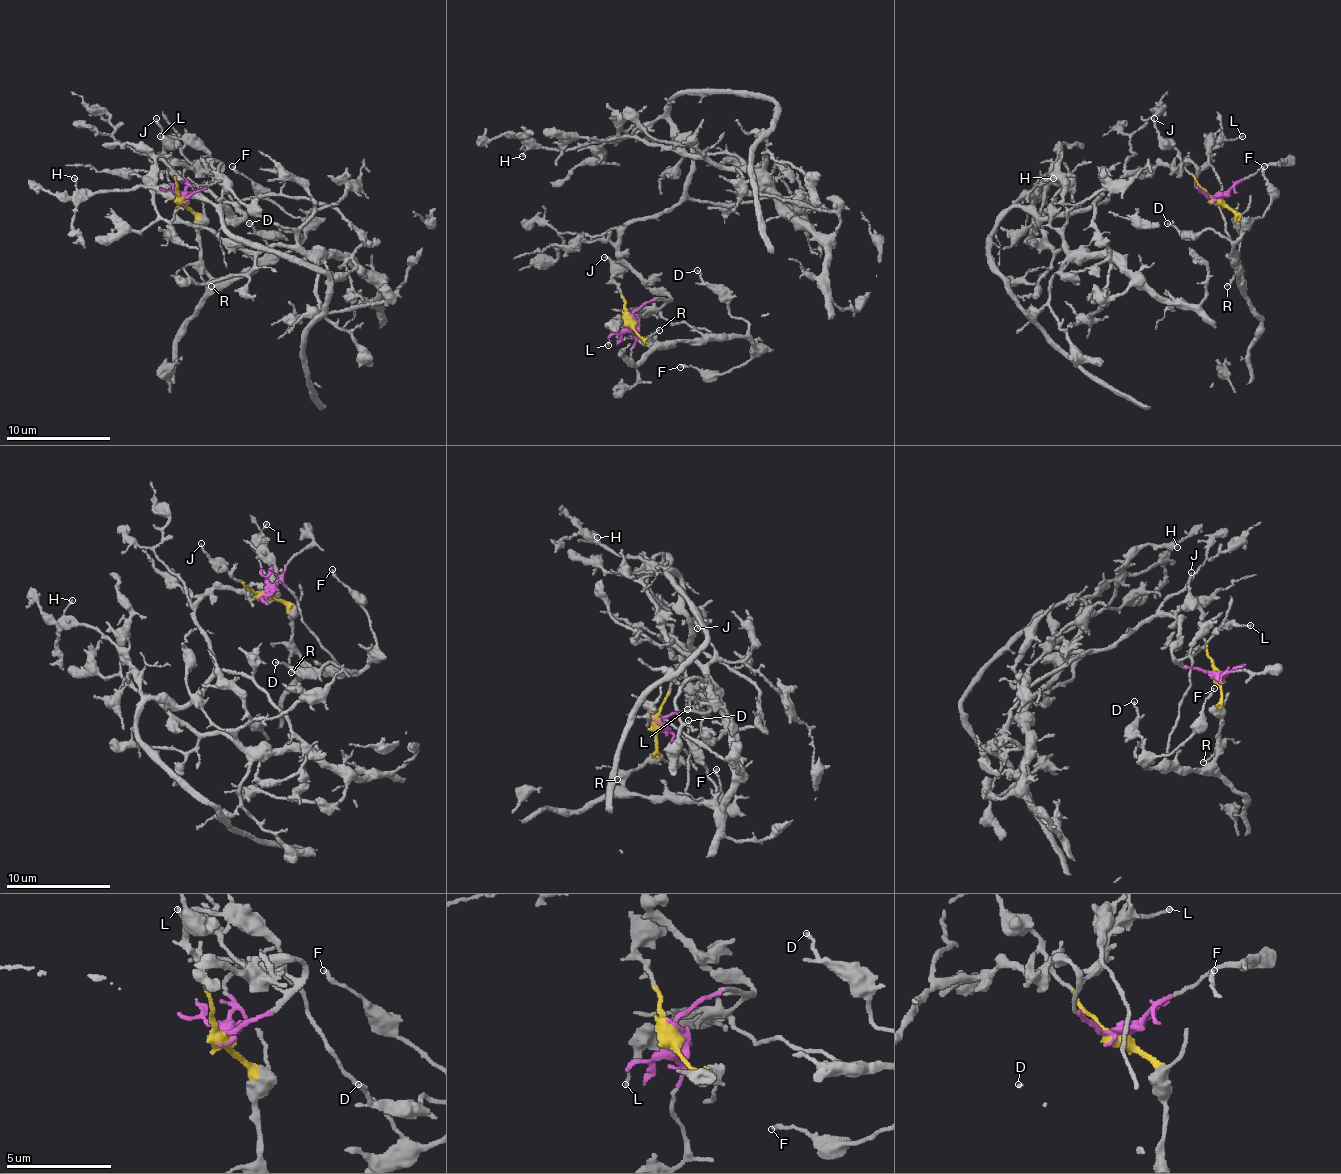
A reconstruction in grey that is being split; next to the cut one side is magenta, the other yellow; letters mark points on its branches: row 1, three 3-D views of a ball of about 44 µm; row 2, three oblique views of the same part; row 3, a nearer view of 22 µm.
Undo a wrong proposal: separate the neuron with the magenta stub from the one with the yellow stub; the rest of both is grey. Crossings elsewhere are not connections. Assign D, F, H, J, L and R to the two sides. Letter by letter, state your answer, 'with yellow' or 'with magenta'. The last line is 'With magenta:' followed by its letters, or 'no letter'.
D: with yellow
F: with yellow
H: with magenta
J: with yellow
L: with magenta
R: with yellow
With magenta: H, L

